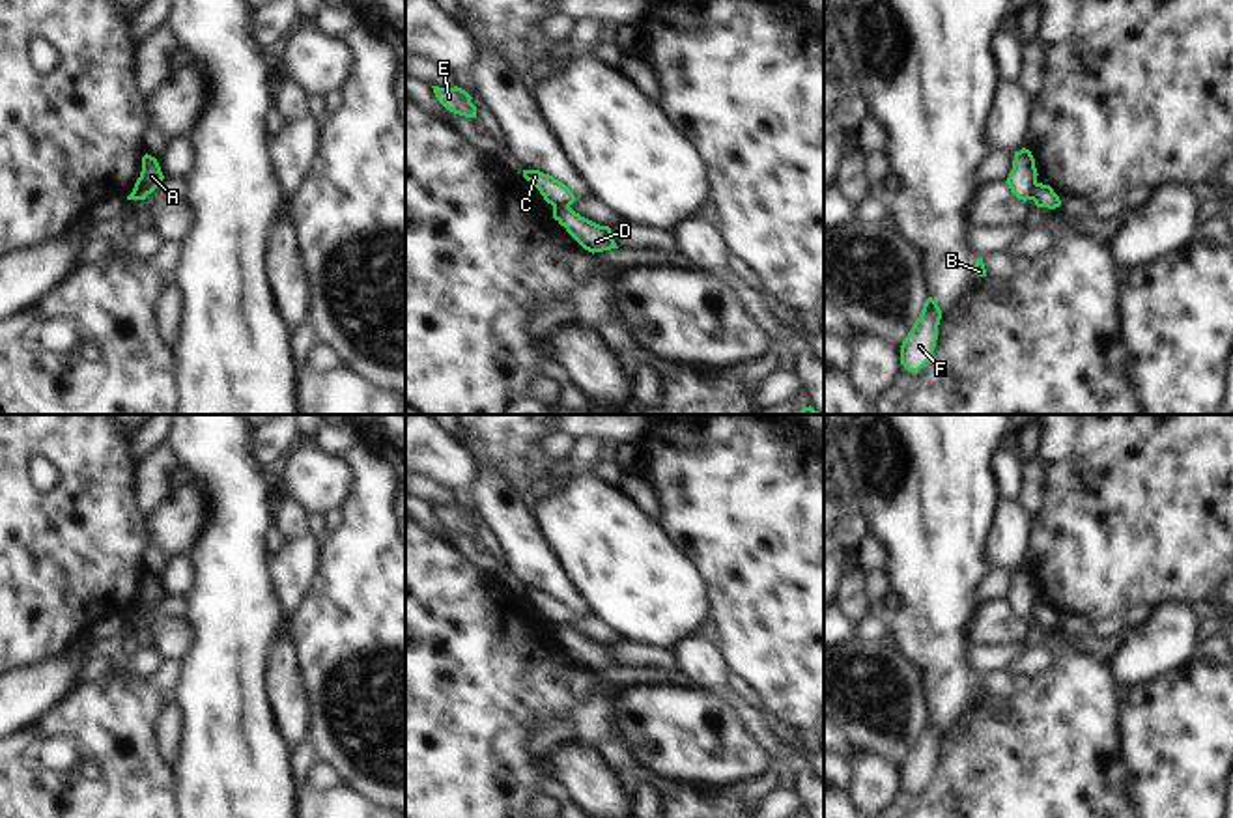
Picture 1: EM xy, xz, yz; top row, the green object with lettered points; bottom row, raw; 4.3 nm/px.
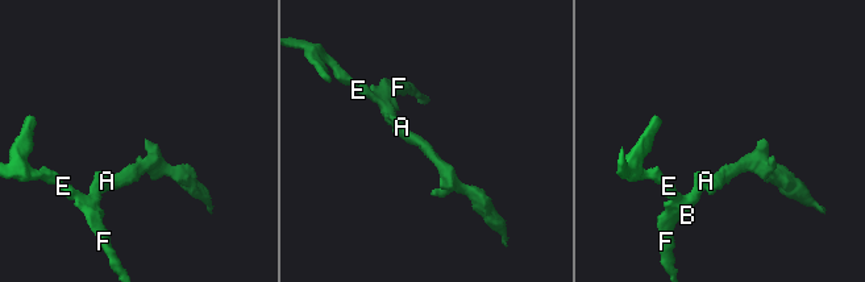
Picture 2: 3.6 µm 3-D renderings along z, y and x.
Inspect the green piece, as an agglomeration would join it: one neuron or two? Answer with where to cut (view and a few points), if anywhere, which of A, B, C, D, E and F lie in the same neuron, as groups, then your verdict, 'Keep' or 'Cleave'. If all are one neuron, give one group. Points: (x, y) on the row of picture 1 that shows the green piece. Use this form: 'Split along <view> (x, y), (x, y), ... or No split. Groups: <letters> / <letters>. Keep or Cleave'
Split along xz (553, 204), (568, 208). Groups: A B C E F / D. Cleave

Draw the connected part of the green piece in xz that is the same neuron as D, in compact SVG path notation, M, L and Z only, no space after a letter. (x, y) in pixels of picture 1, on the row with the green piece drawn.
M553 205L553 219L588 252L618 248L609 226L600 226L568 205Z

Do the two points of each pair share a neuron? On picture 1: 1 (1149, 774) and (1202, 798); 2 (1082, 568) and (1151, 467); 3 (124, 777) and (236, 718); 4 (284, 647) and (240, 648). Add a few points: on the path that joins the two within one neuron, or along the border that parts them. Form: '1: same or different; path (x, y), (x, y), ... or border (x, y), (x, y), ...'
1: same; path (1162, 774), (1189, 796)
2: same; path (1101, 544), (1149, 492)
3: different; border (174, 766), (180, 798)
4: different; border (290, 628), (271, 654), (268, 690)

